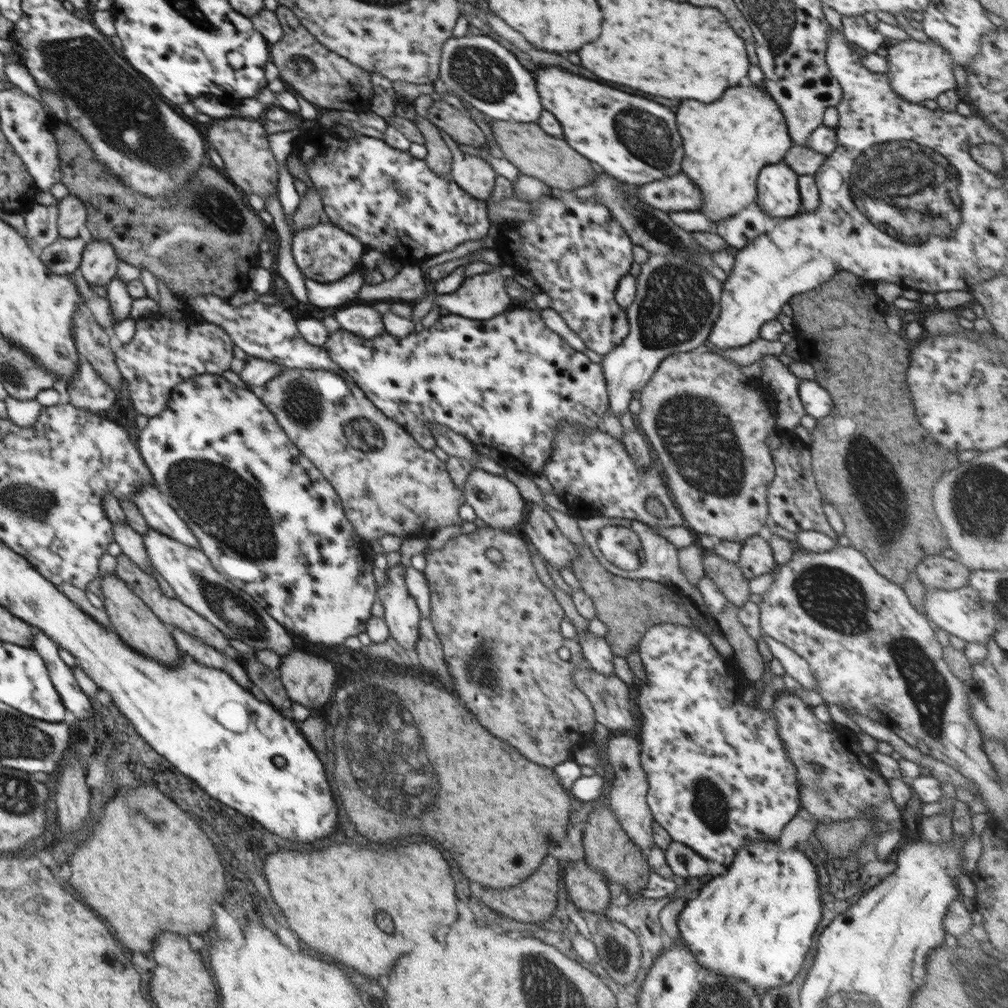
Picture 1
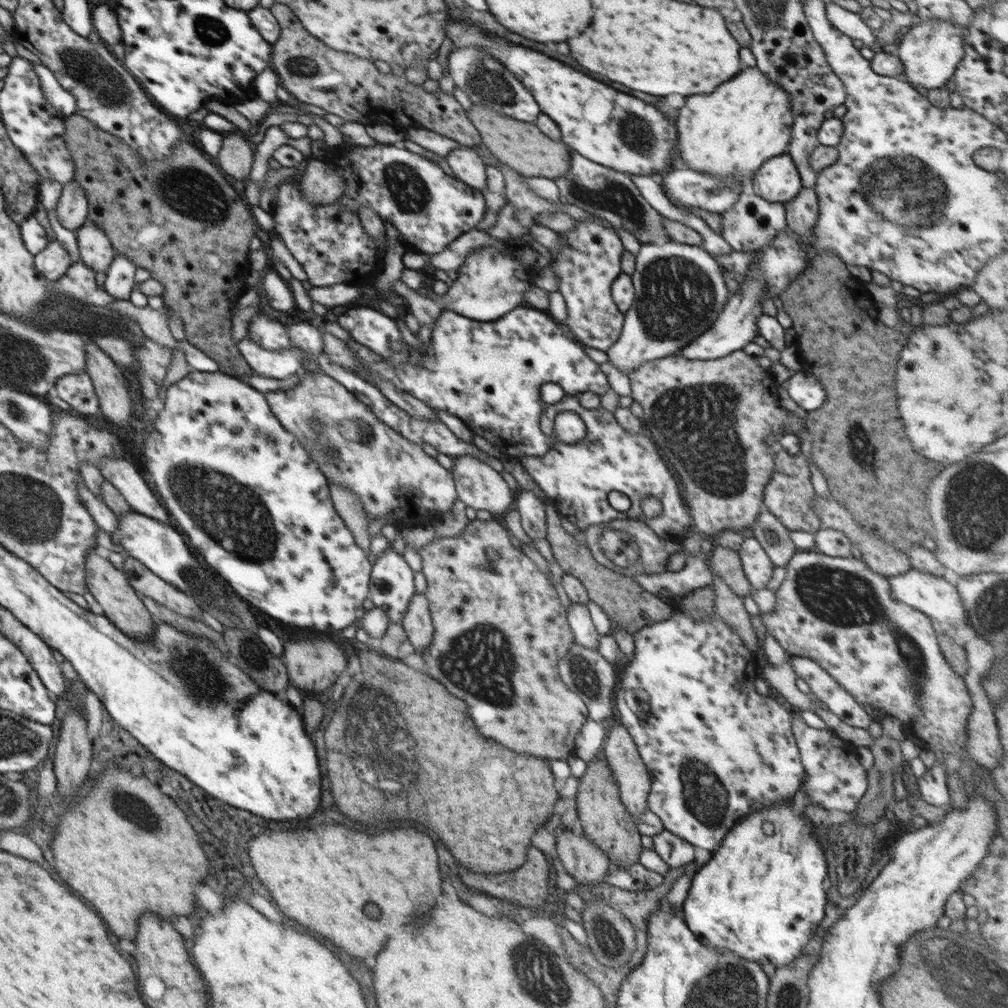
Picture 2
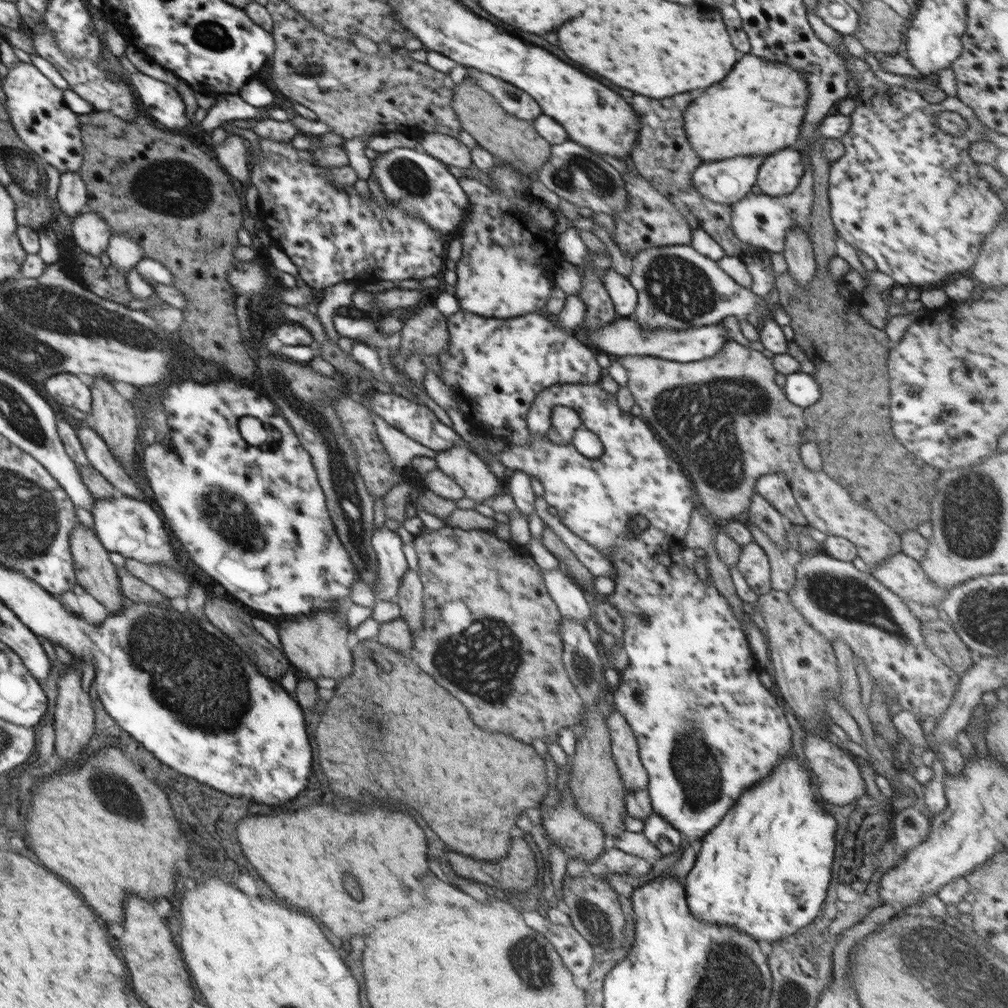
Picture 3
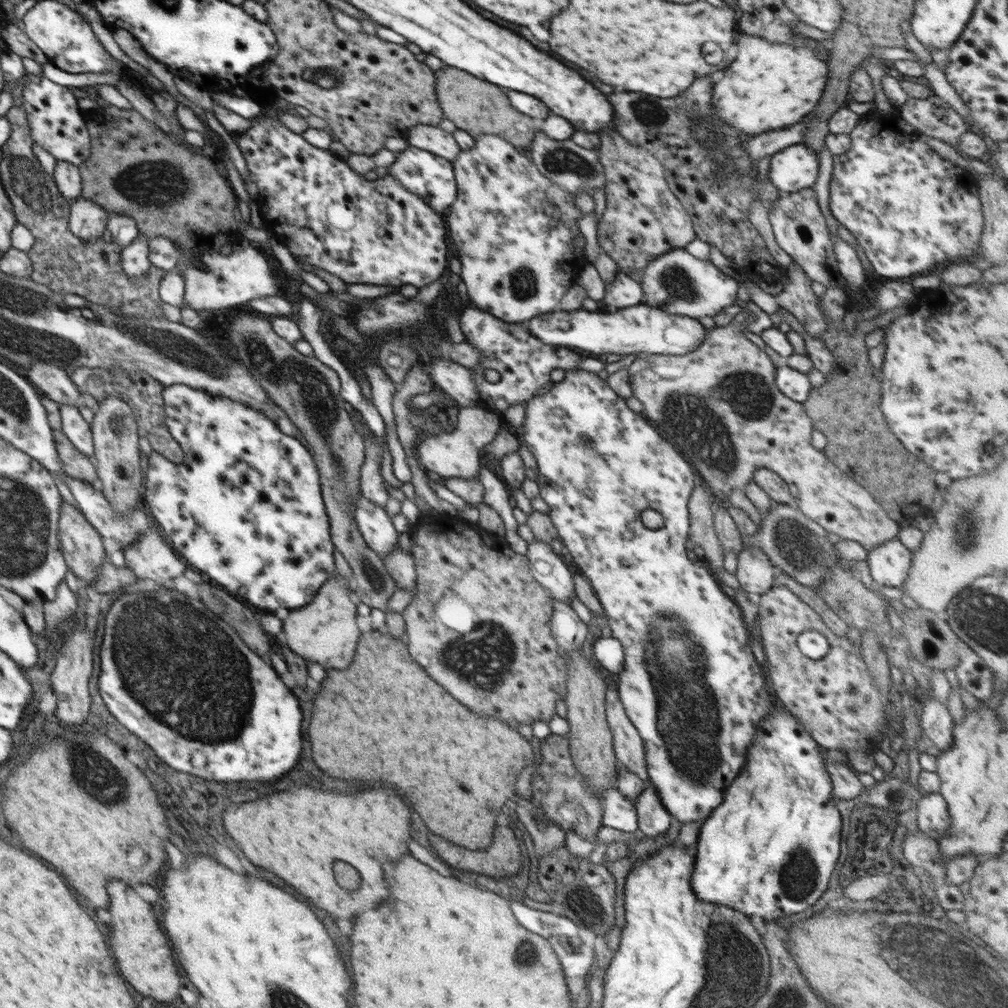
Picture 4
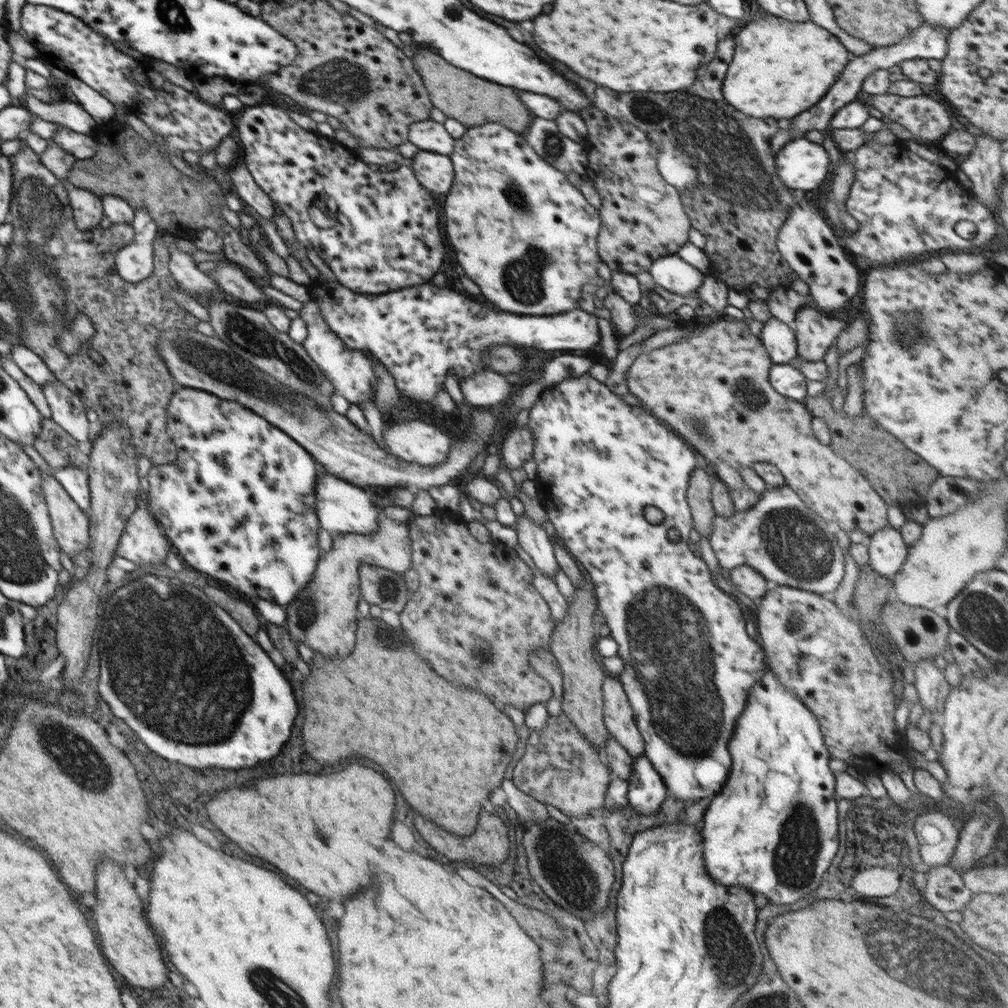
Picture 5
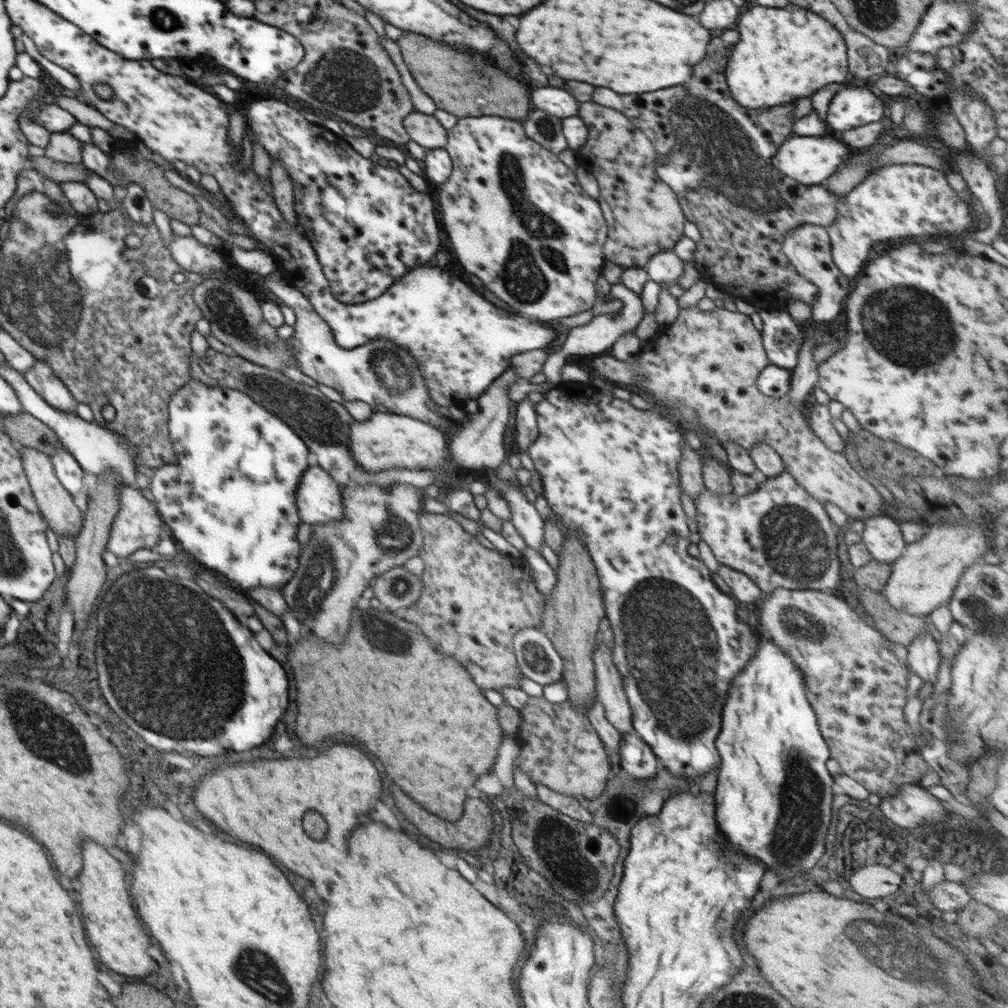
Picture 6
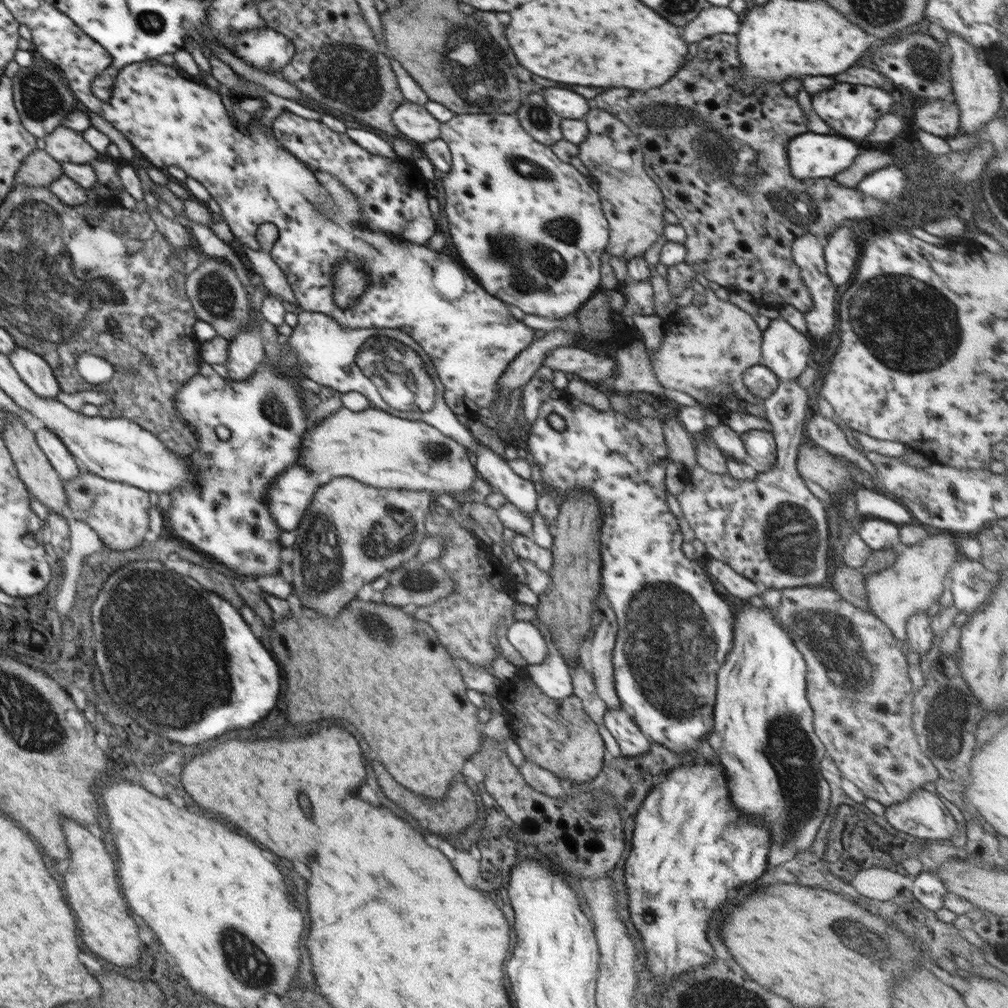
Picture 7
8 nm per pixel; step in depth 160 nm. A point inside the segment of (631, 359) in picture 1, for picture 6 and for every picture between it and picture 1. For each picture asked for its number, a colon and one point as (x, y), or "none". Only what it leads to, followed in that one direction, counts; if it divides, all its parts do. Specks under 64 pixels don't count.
2: (679, 289)
3: (678, 287)
4: (677, 282)
5: (670, 272)
6: (665, 266)

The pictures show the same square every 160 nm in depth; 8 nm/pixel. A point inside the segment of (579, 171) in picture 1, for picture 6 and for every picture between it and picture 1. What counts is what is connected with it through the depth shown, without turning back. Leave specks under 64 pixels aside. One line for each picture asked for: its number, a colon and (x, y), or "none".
2: (528, 151)
3: (516, 142)
4: (478, 107)
5: (460, 95)
6: (466, 86)

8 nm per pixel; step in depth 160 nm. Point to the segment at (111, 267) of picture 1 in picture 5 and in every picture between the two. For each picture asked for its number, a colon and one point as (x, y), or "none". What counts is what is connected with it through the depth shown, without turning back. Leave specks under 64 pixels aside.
2: (96, 251)
3: (91, 233)
4: (87, 220)
5: (87, 208)

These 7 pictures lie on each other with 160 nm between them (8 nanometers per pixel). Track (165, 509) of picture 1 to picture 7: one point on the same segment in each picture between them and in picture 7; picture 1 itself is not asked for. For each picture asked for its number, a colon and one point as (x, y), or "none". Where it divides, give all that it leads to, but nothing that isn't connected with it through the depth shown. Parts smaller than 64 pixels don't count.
2: (124, 476)
3: (96, 450)
4: (78, 431)
5: (66, 409)
6: (42, 379)
7: (33, 369)

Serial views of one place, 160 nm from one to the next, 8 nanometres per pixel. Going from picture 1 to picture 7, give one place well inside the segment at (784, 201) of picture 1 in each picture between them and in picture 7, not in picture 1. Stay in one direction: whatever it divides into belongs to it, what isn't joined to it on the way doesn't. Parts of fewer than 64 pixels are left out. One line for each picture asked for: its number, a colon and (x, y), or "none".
2: (777, 180)
3: (780, 172)
4: (795, 168)
5: (801, 165)
6: (809, 160)
7: (811, 155)

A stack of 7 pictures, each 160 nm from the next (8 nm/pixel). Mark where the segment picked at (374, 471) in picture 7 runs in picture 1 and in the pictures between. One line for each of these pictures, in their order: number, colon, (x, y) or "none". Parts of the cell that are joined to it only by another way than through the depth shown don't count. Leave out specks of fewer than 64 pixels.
1: (496, 500)
2: (478, 485)
3: (462, 464)
4: (456, 454)
5: (413, 441)
6: (385, 441)

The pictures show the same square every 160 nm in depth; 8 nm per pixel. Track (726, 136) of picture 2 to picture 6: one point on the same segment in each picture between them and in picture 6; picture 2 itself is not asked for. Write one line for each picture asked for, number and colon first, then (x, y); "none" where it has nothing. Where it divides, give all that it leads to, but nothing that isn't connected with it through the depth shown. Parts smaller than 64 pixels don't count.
3: (759, 108)
4: (770, 86)
5: (780, 68)
6: (783, 54)

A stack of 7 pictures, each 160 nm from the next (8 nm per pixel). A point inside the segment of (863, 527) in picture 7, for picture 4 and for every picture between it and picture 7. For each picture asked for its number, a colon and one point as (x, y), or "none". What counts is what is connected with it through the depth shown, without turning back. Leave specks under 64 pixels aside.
4: (890, 563)
5: (887, 551)
6: (882, 536)

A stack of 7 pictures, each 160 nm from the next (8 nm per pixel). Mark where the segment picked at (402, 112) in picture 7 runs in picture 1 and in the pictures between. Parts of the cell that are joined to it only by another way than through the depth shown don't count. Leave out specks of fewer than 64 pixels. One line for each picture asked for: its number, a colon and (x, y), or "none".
1: (473, 174)
2: (464, 163)
3: (449, 150)
4: (433, 139)
5: (428, 135)
6: (426, 130)

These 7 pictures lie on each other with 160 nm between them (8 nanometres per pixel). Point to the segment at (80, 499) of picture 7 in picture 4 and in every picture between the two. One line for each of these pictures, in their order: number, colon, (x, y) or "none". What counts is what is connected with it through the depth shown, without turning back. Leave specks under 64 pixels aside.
4: (150, 557)
5: (143, 541)
6: (138, 524)

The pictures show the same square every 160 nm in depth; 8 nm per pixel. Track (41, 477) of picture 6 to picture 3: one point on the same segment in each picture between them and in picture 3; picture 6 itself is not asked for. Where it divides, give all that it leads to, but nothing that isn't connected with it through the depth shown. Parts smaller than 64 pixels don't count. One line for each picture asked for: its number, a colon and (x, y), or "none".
3: (97, 575)
4: (82, 548)
5: (70, 524)

